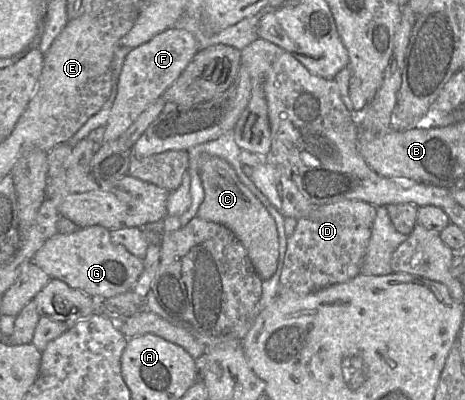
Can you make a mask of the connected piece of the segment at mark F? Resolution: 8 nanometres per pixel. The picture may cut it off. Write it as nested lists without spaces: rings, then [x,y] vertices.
[[[171,27],[134,48],[125,58],[118,80],[118,91],[105,126],[103,143],[120,138],[149,104],[163,93],[184,71],[196,53],[198,43],[192,33]]]

